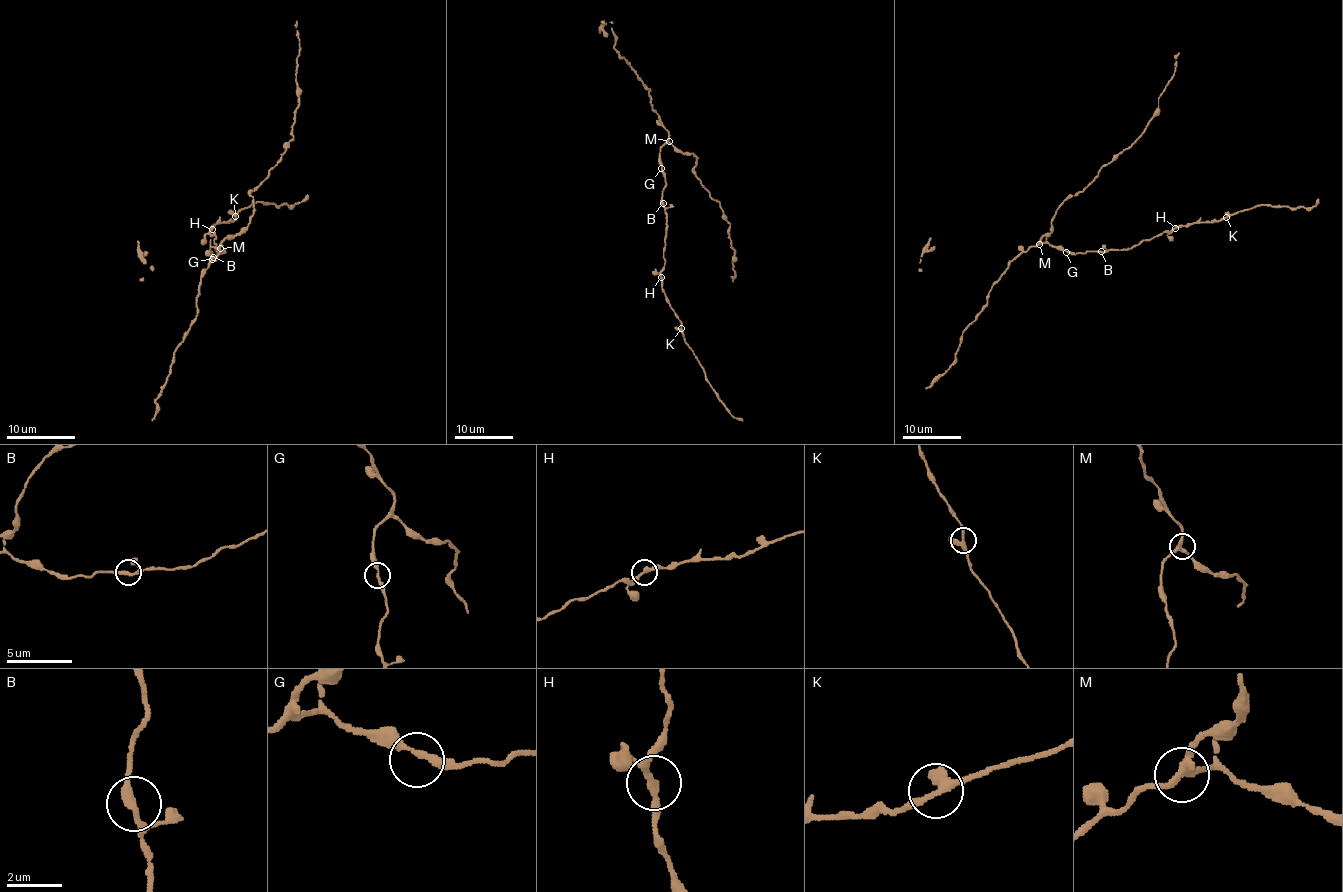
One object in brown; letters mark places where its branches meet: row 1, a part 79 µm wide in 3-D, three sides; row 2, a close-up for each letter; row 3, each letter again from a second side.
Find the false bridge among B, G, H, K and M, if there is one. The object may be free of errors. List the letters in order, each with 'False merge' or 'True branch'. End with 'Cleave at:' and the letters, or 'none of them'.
B: True branch
G: True branch
H: True branch
K: False merge
M: True branch
Cleave at: K

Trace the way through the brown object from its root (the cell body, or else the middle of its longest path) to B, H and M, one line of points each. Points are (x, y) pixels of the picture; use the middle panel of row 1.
B: (661, 168), (666, 181), (663, 203)
H: (661, 168), (666, 181), (661, 197), (666, 215), (661, 277)
M: (661, 168), (660, 149), (669, 141)

